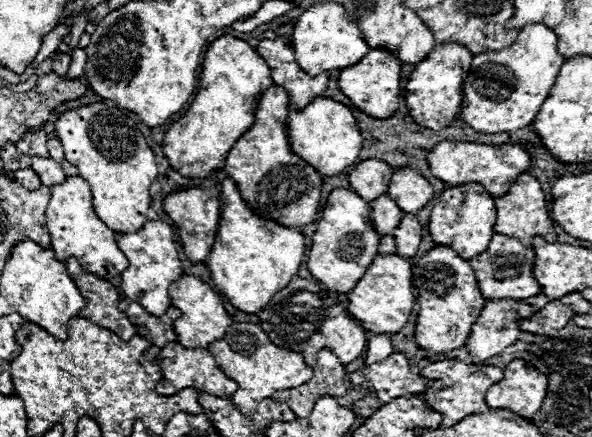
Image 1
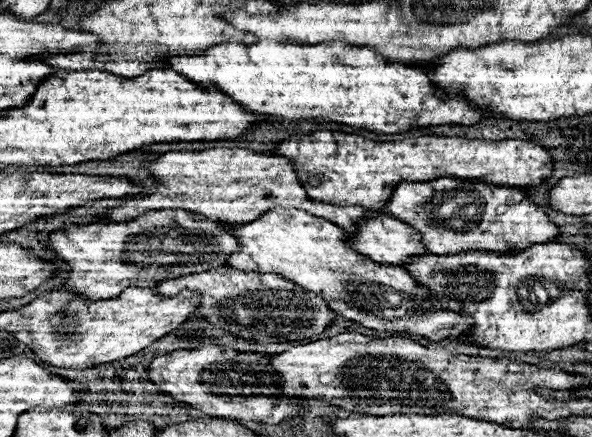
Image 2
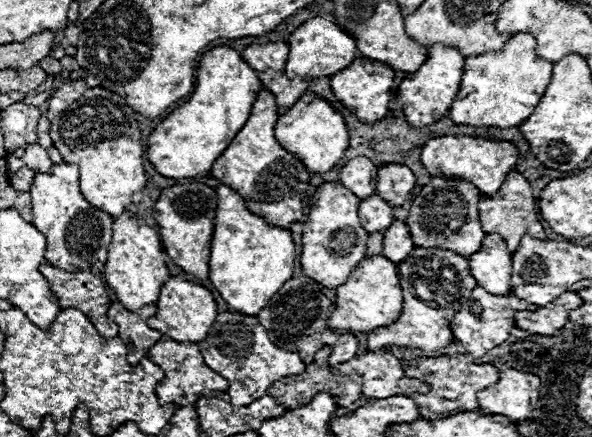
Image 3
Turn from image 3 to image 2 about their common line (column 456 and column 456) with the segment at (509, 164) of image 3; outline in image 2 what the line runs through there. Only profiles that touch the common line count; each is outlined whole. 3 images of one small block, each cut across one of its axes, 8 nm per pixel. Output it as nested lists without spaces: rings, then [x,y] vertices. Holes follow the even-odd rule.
[[[318,130],[310,136],[292,136],[276,148],[278,156],[286,156],[298,164],[298,176],[306,184],[312,200],[328,204],[362,204],[366,208],[382,208],[400,182],[432,182],[438,178],[484,178],[494,186],[536,186],[552,178],[552,154],[526,140],[468,140],[458,136],[418,136],[402,142],[372,142],[364,136]]]

